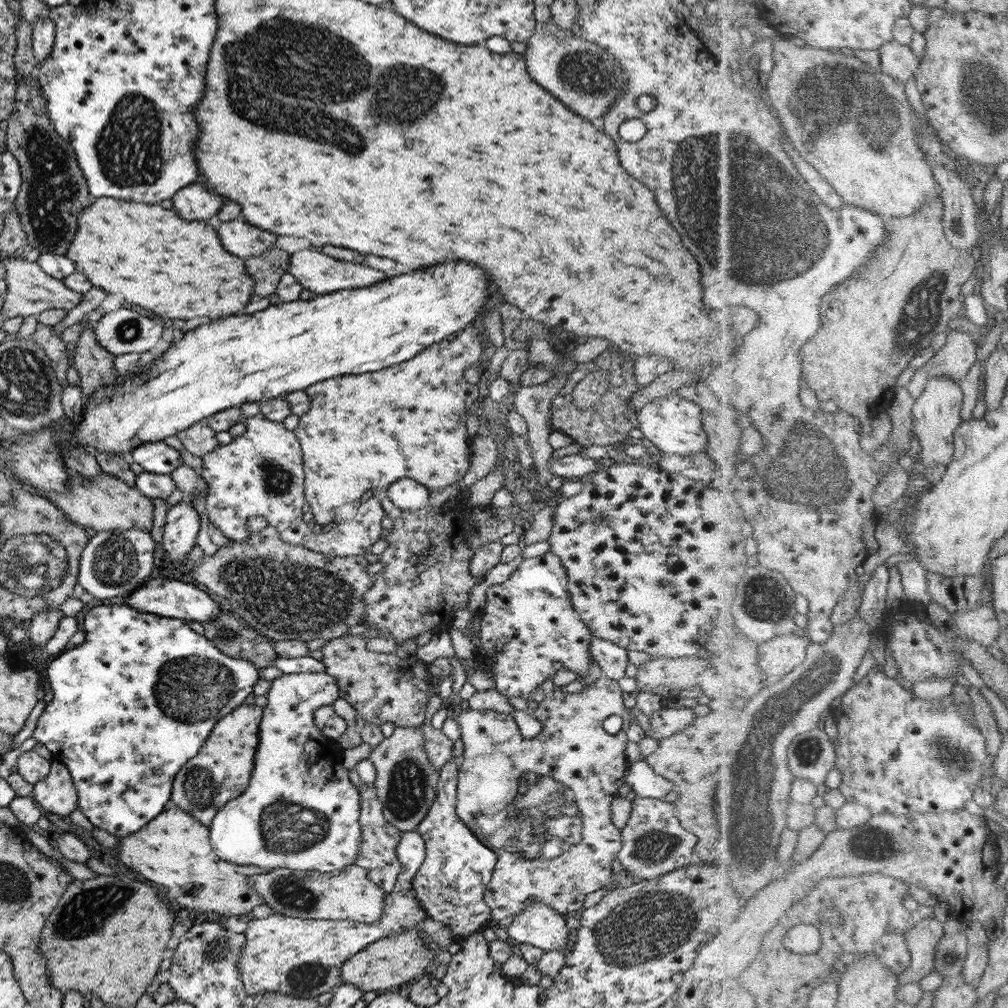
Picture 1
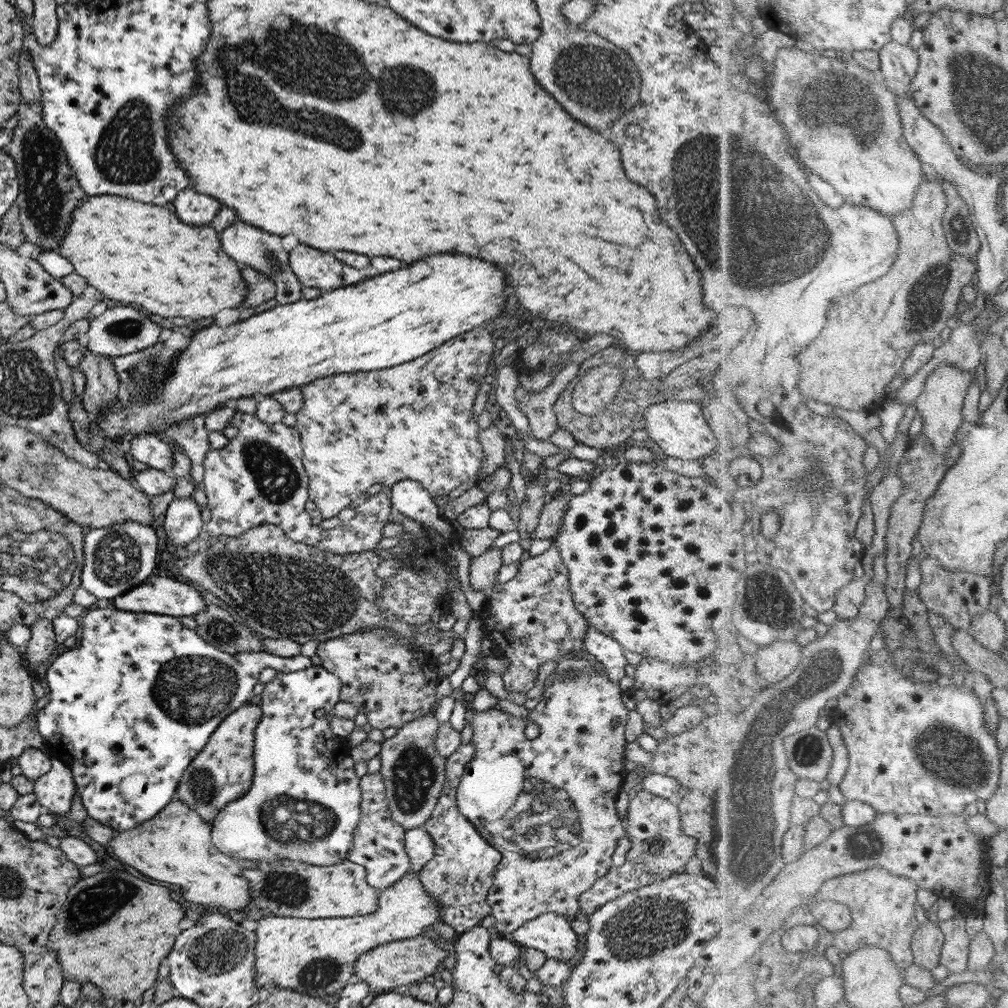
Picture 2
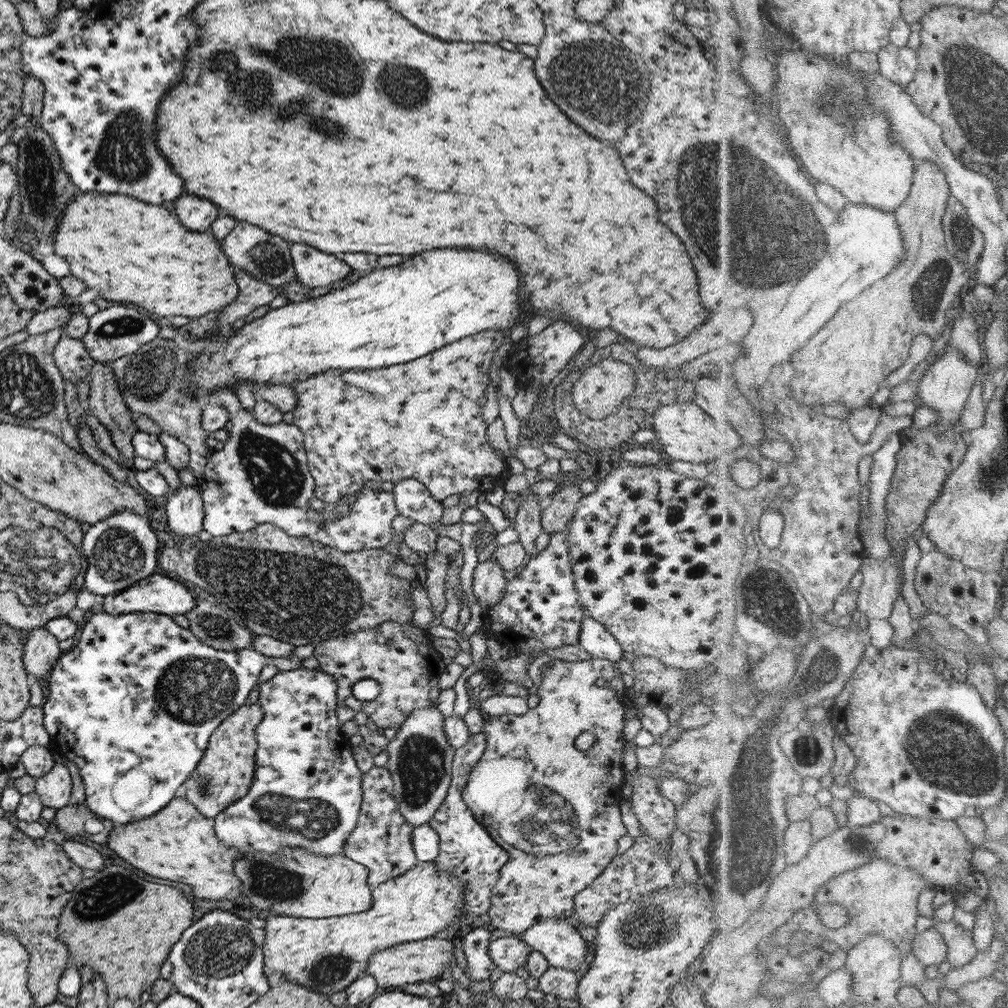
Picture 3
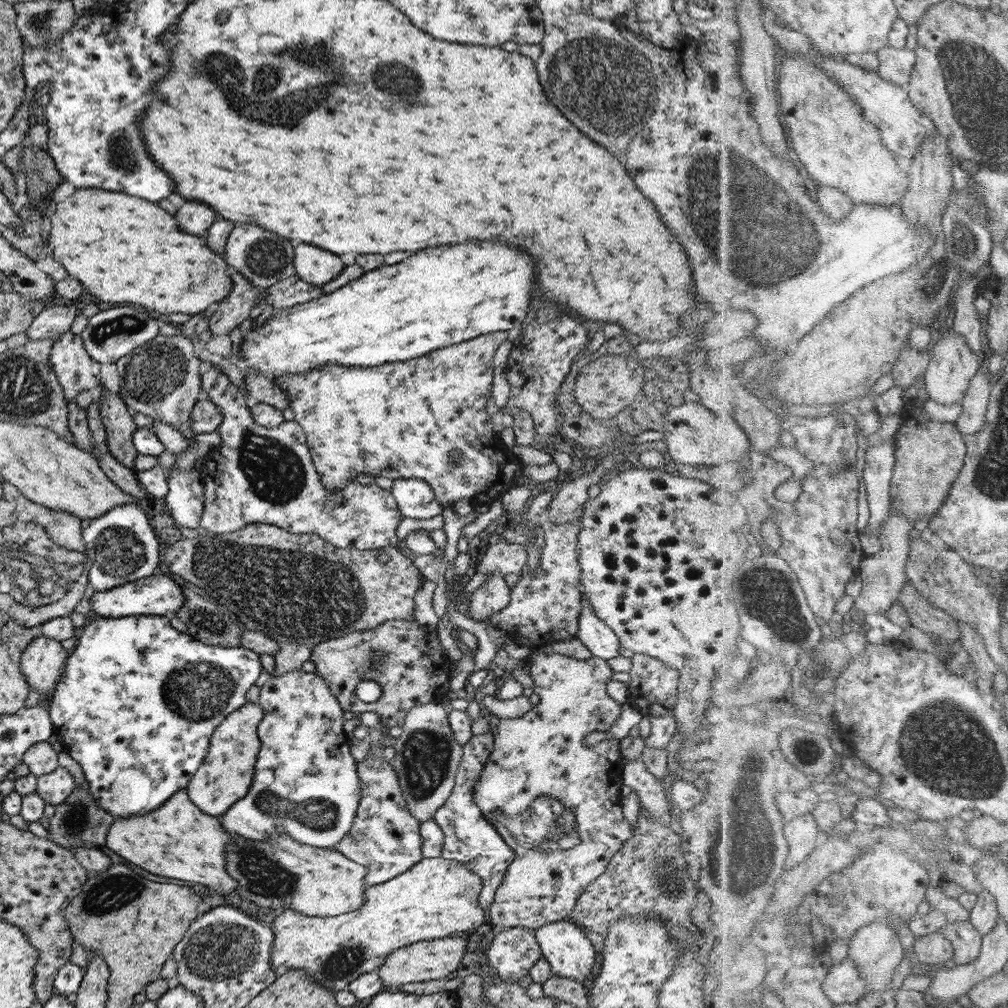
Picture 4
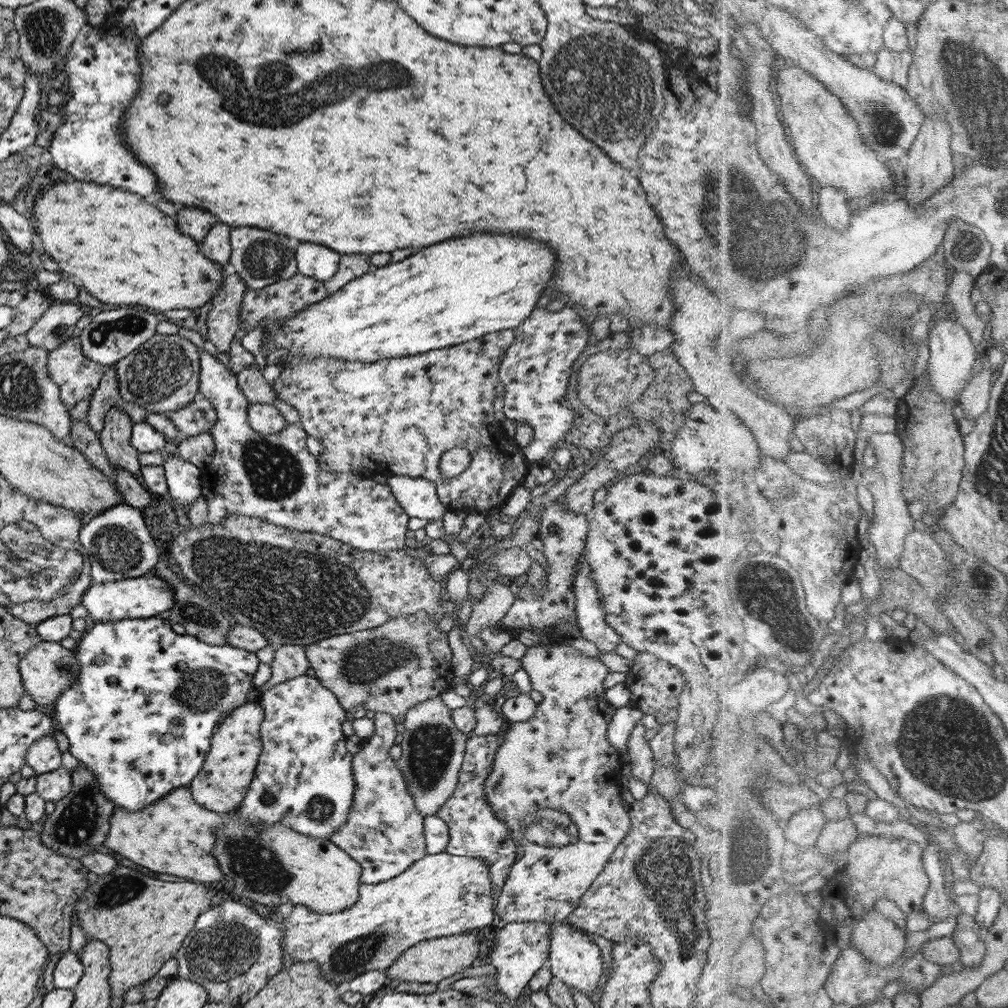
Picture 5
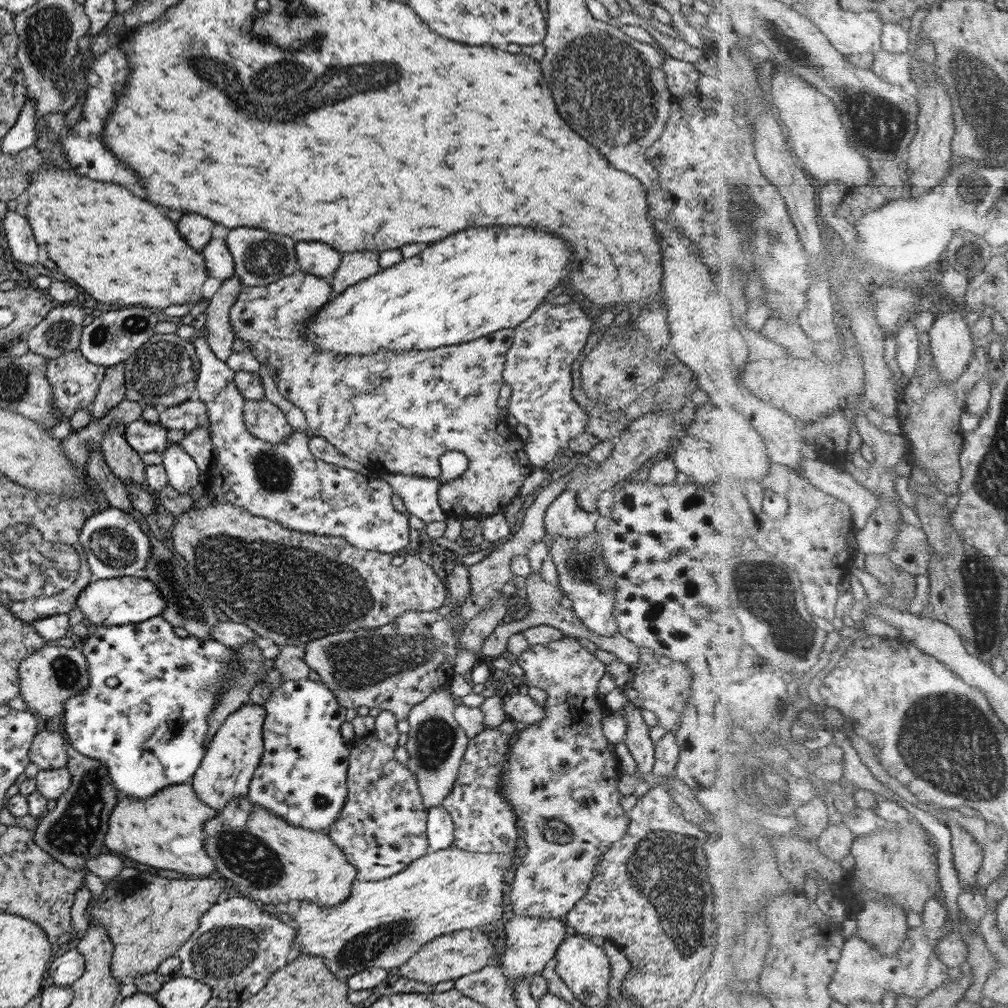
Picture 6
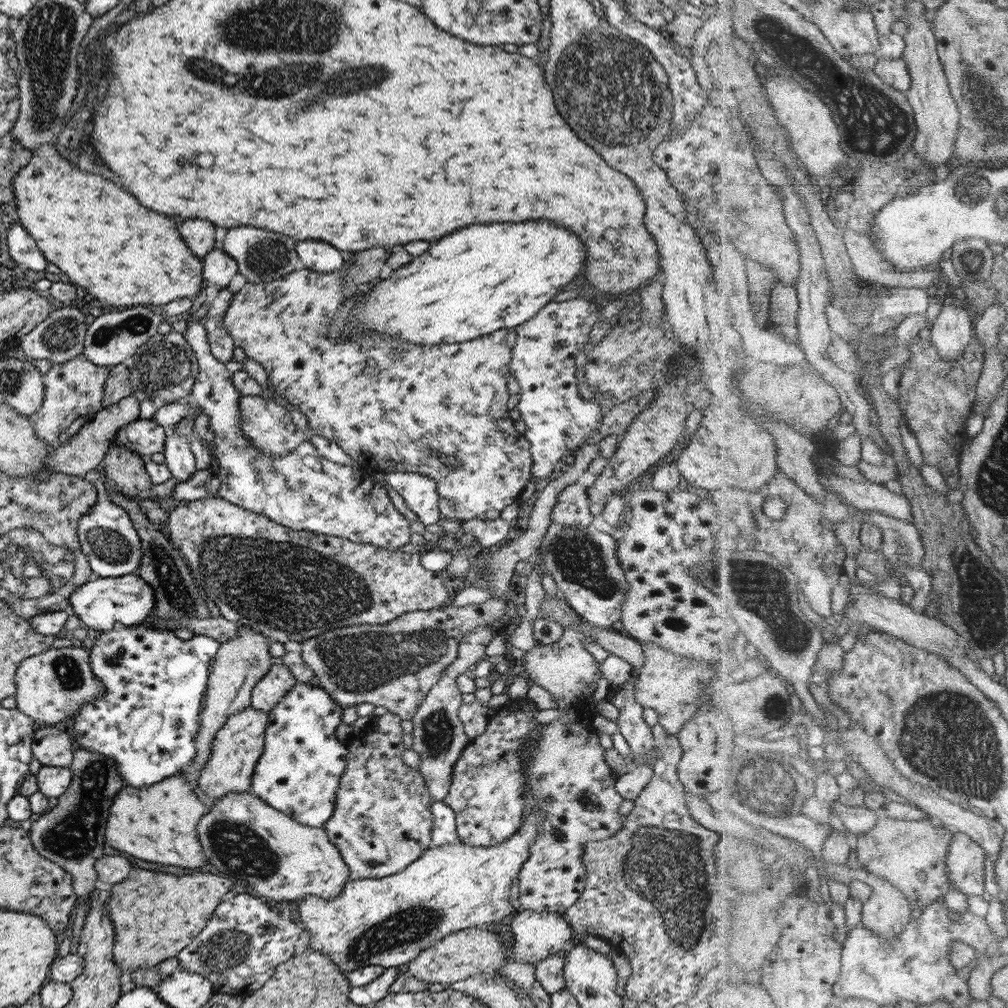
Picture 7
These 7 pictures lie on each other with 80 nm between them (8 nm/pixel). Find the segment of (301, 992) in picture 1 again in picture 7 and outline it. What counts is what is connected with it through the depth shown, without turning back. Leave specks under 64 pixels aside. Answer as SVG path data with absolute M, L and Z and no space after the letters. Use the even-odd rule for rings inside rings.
M535 810L527 814L520 828L507 840L481 848L467 846L456 839L437 848L429 847L420 857L399 873L384 878L363 878L347 882L334 899L324 899L317 895L307 895L298 906L298 917L309 932L311 952L319 952L330 958L341 972L377 965L383 968L397 967L411 962L421 951L439 943L453 932L471 927L483 927L516 912L511 905L513 896L511 884L528 857L528 849L535 839Z

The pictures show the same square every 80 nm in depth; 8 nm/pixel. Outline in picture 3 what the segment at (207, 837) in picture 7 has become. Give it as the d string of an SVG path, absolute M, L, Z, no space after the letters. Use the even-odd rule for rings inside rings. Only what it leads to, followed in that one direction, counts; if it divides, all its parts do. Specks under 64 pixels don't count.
M283 848L280 853L240 853L233 862L233 875L241 881L241 894L257 908L269 910L275 915L291 915L299 918L342 917L346 914L360 913L371 904L370 887L366 879L365 866L352 862L343 853L329 856L316 855L305 849Z

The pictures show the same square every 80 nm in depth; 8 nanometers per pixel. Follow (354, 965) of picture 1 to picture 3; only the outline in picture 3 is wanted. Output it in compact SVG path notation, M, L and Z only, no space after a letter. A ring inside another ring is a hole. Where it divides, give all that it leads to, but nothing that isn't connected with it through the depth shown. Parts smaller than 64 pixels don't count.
M436 936L419 941L391 946L369 957L364 974L375 979L379 991L398 990L400 987L421 981L434 981L447 975L448 968L454 962L453 944Z

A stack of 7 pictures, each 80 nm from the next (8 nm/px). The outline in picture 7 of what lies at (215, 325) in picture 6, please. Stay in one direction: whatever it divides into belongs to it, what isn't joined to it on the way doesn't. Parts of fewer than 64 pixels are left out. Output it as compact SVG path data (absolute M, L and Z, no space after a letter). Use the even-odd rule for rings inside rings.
M228 287L219 289L217 296L206 310L205 320L202 324L210 354L225 365L230 365L234 345L222 322L223 315L233 294L228 290Z

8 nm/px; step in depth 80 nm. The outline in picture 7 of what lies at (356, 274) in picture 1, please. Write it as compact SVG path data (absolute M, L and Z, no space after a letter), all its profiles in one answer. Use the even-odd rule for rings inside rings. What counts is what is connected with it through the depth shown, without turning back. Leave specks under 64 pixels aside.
M304 240L295 242L296 255L305 269L313 271L334 271L340 269L345 263L344 252L335 250L319 240Z

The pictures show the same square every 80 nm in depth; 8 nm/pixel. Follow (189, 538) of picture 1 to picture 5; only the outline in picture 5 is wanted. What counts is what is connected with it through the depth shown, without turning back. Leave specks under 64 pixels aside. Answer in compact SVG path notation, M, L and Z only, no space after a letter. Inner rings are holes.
M177 453L164 456L161 466L168 488L166 497L169 501L189 509L191 503L201 495L200 468L183 461L183 458L179 460Z

